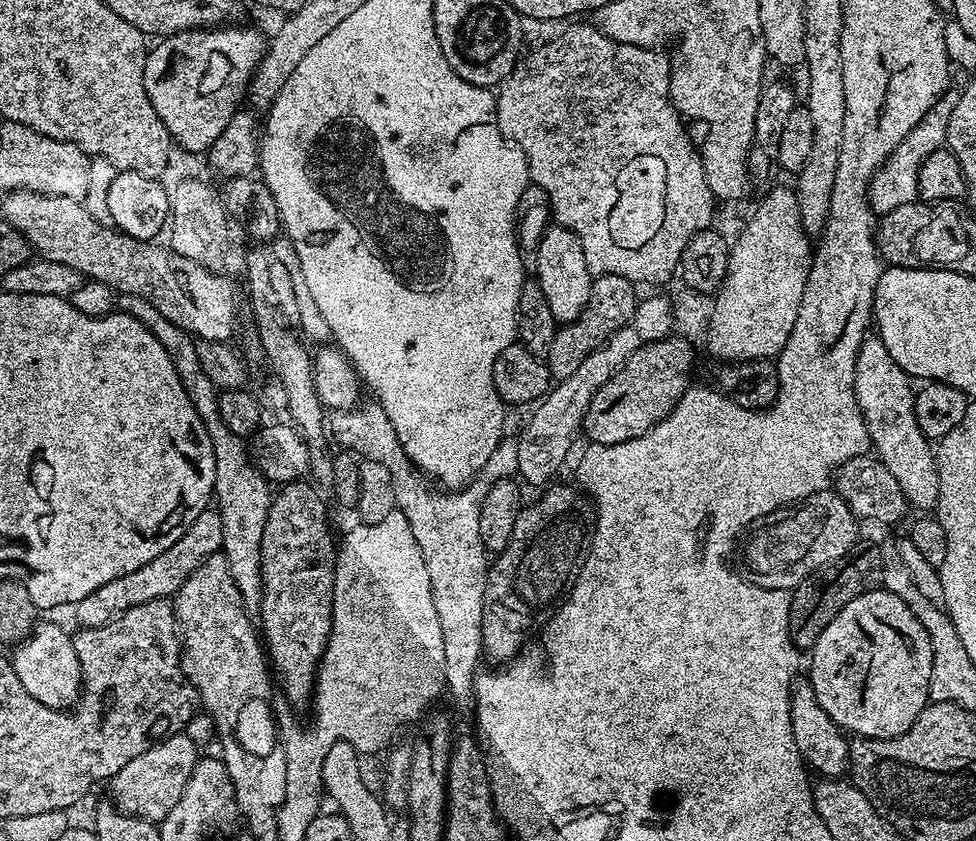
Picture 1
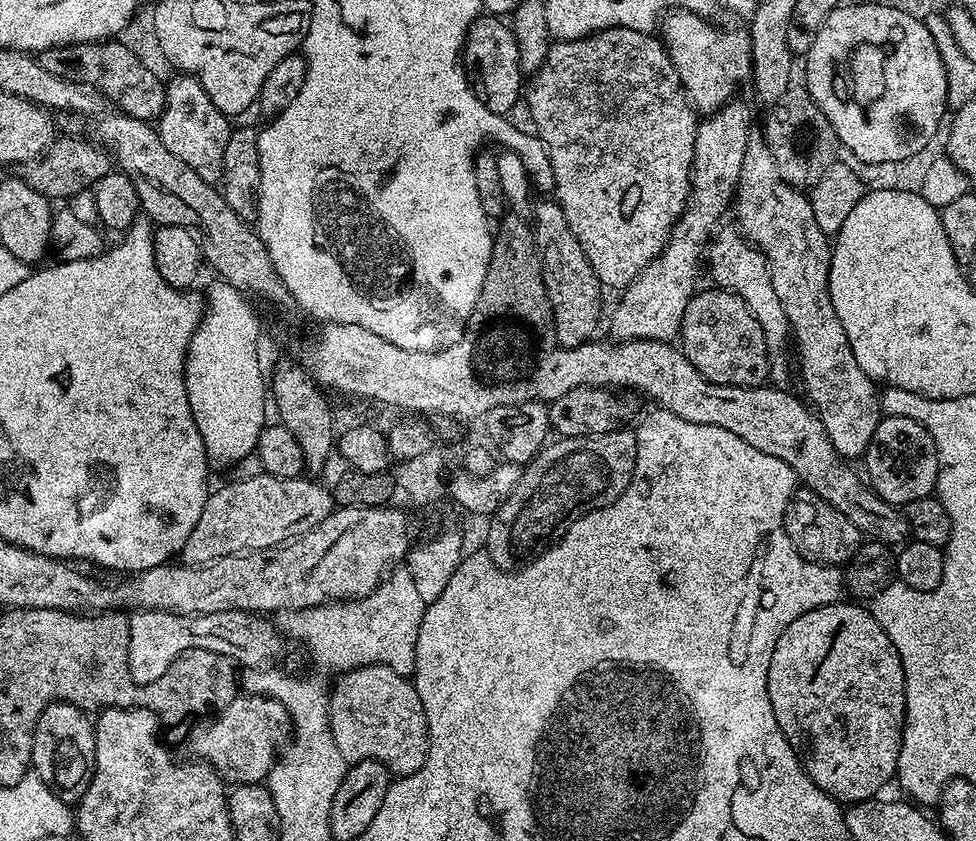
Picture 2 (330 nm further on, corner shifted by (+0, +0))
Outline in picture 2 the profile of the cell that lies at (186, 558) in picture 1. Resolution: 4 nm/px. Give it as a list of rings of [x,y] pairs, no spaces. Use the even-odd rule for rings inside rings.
[[[259,475],[224,484],[209,495],[198,526],[190,530],[190,538],[183,546],[185,565],[209,565],[226,555],[256,552],[283,544],[297,533],[316,528],[334,511],[333,493],[320,484],[305,478],[283,480]]]

